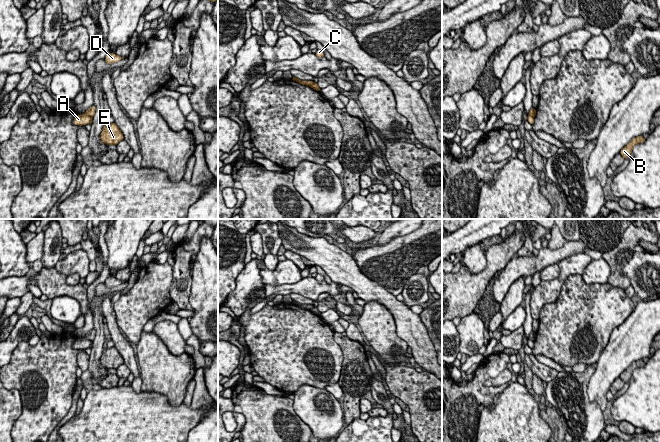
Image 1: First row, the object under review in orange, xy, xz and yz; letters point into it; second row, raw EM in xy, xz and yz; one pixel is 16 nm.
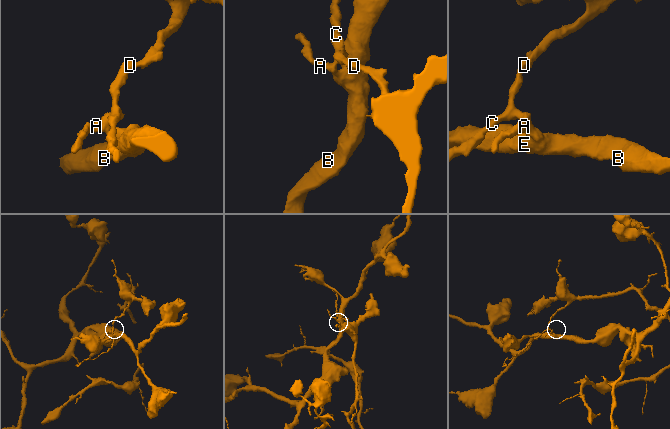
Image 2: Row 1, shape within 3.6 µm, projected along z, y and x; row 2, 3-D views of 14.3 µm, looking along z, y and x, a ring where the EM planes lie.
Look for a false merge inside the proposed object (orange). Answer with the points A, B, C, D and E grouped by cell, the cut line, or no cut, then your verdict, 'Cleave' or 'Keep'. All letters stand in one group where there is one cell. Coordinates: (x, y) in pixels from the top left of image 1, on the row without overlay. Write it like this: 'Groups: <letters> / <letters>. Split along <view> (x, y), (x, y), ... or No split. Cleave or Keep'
Groups: A B E / C D. Split along xy (85, 337), (91, 341). Cleave

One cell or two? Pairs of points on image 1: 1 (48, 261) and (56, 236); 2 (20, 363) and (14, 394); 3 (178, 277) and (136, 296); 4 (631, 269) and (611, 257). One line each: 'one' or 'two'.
1: one
2: two
3: two
4: two

